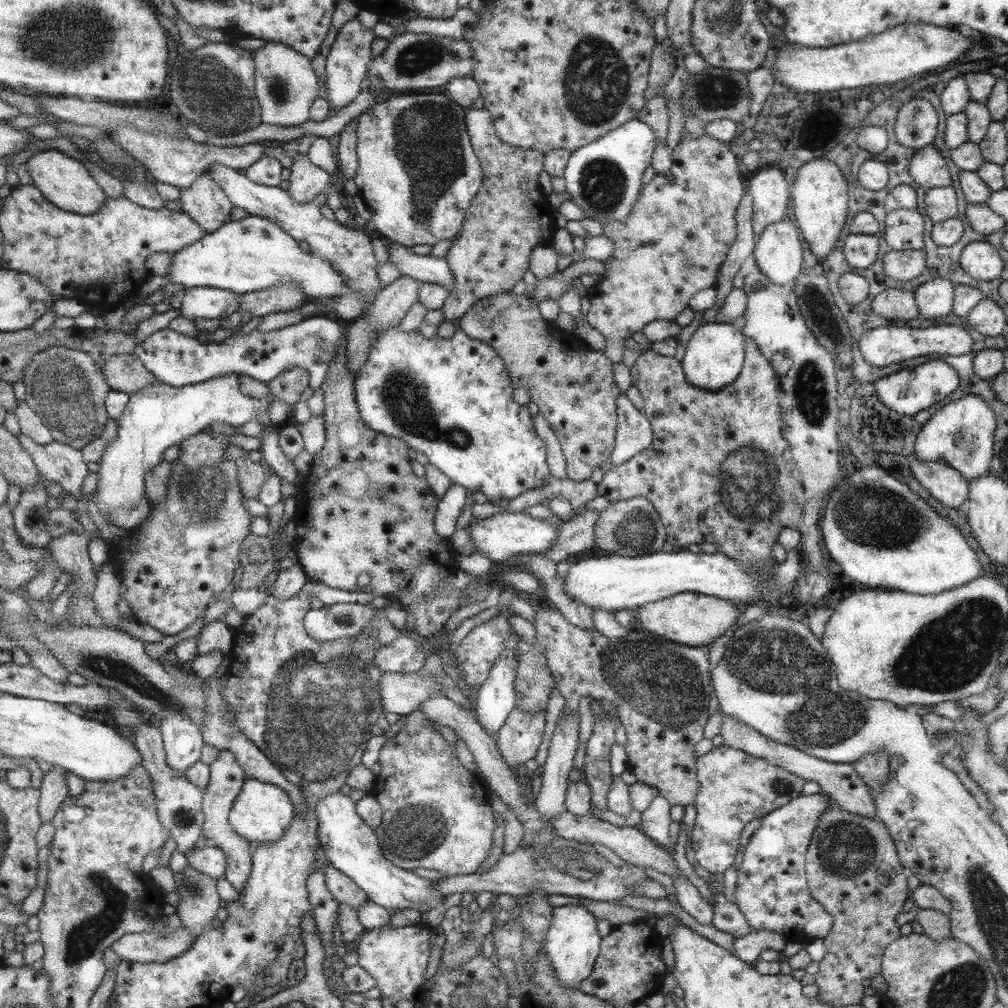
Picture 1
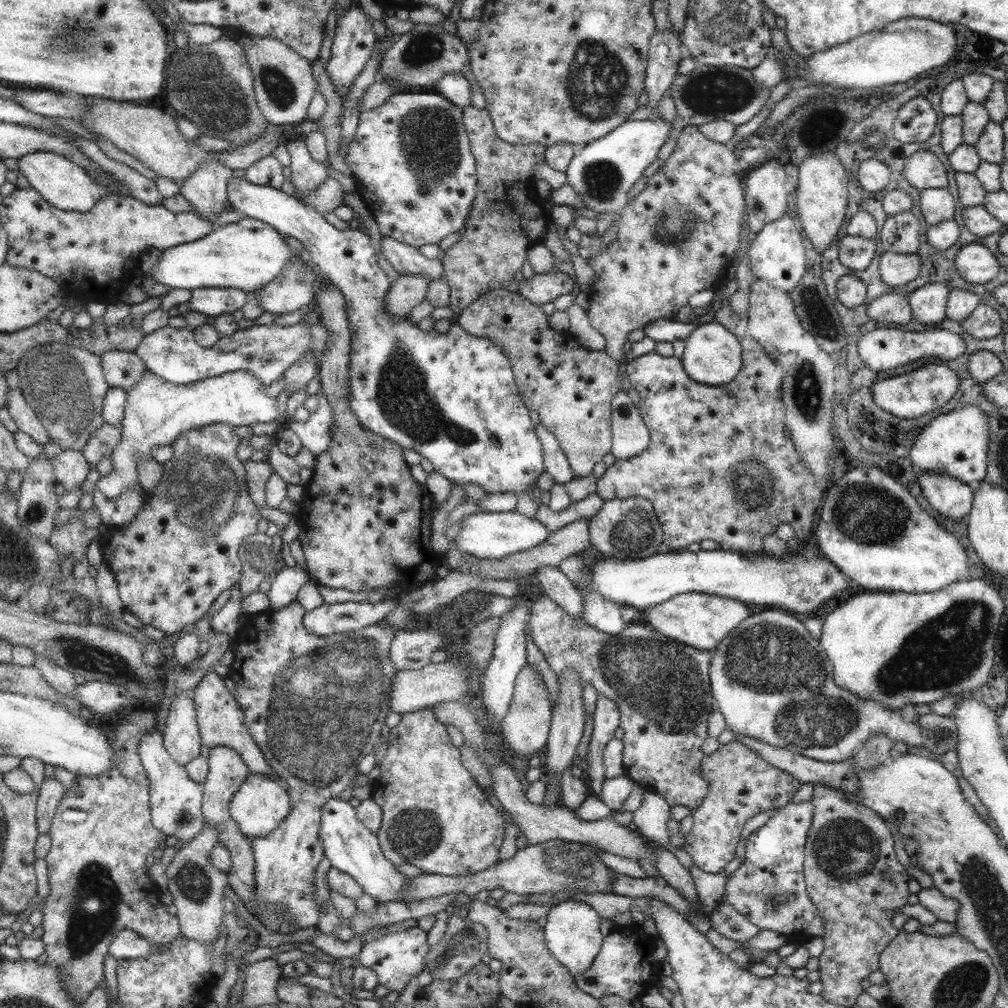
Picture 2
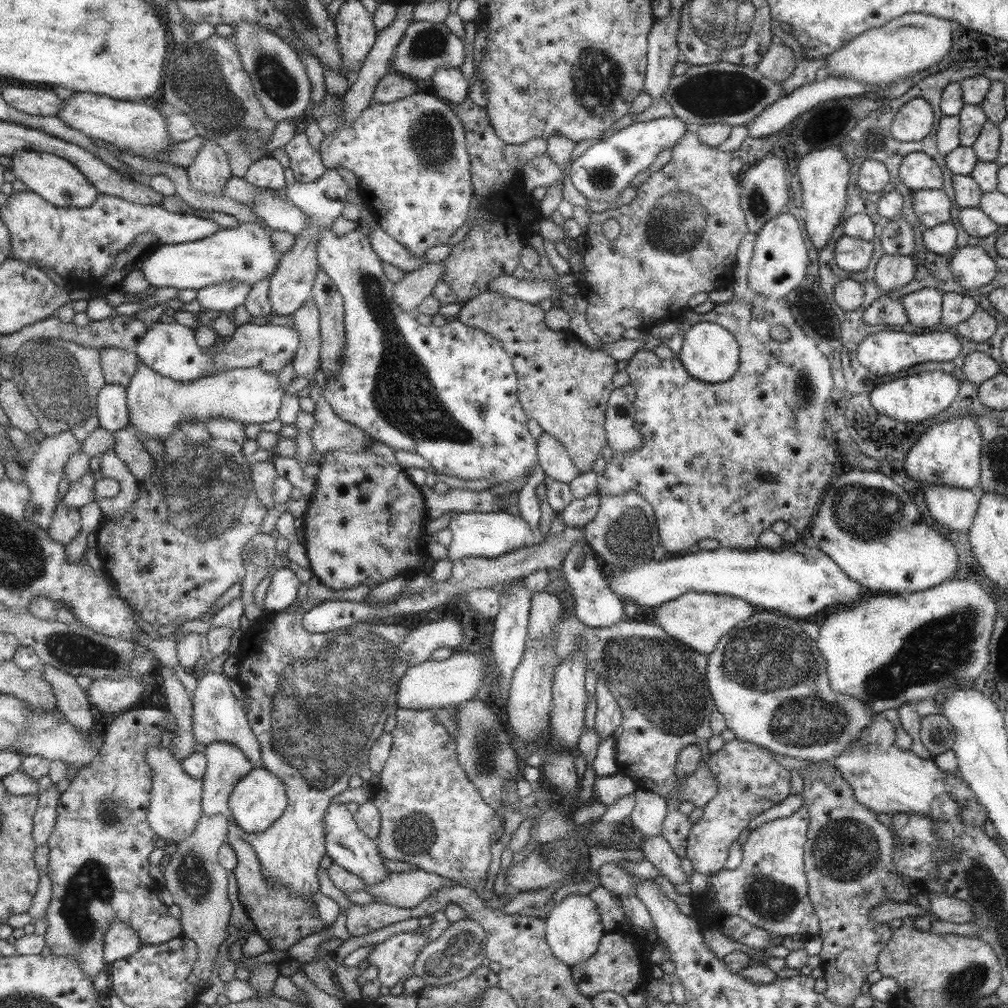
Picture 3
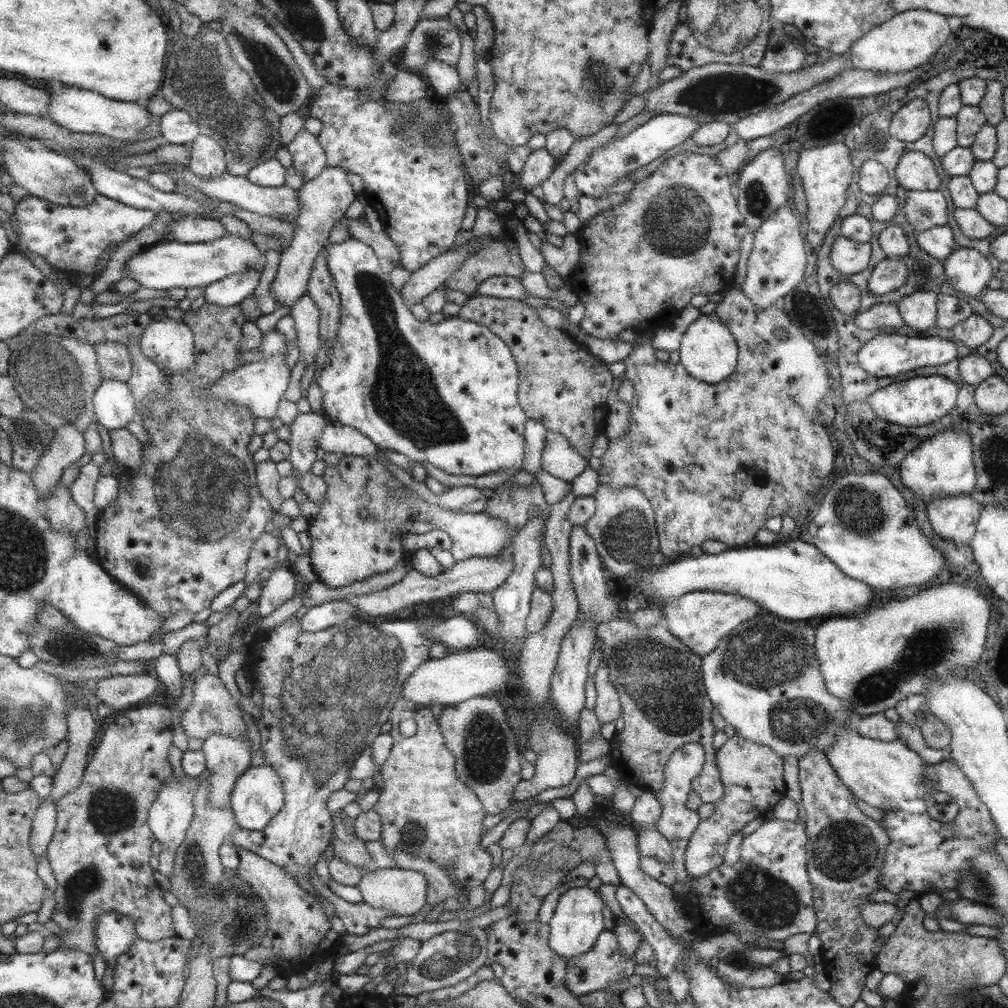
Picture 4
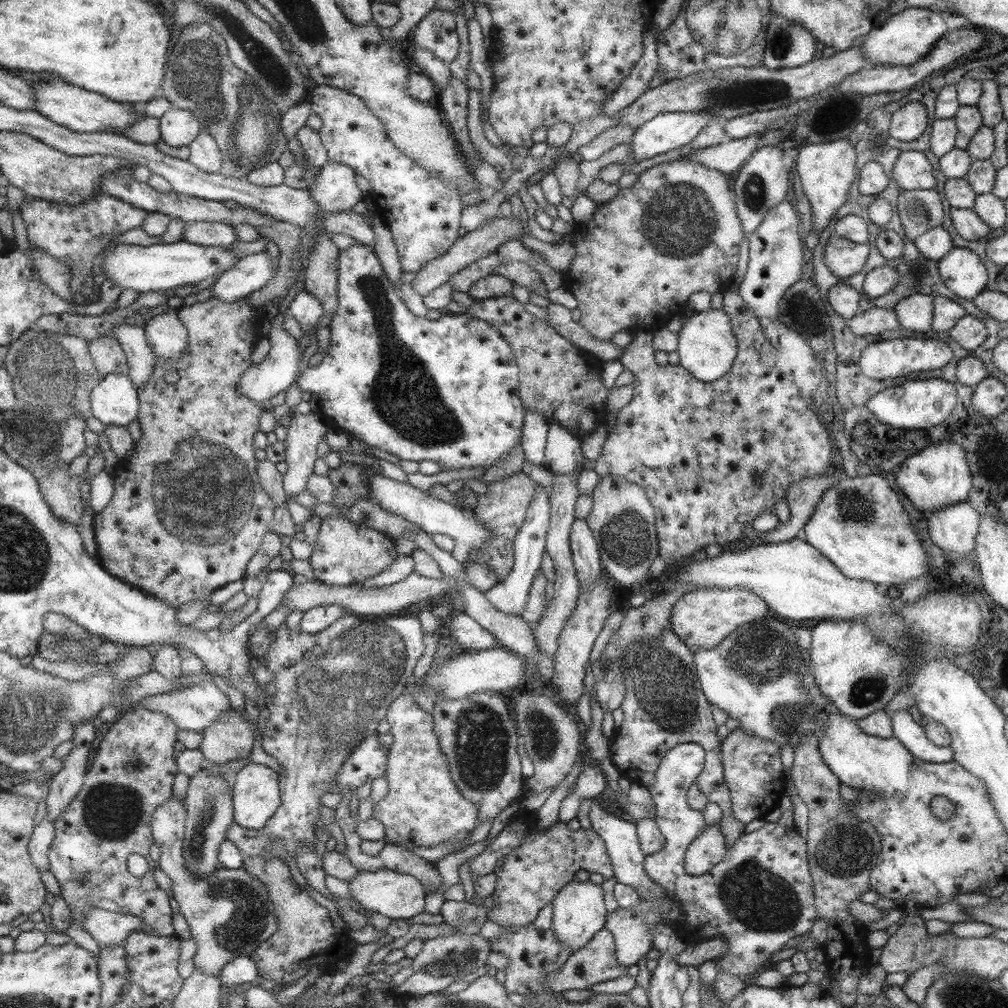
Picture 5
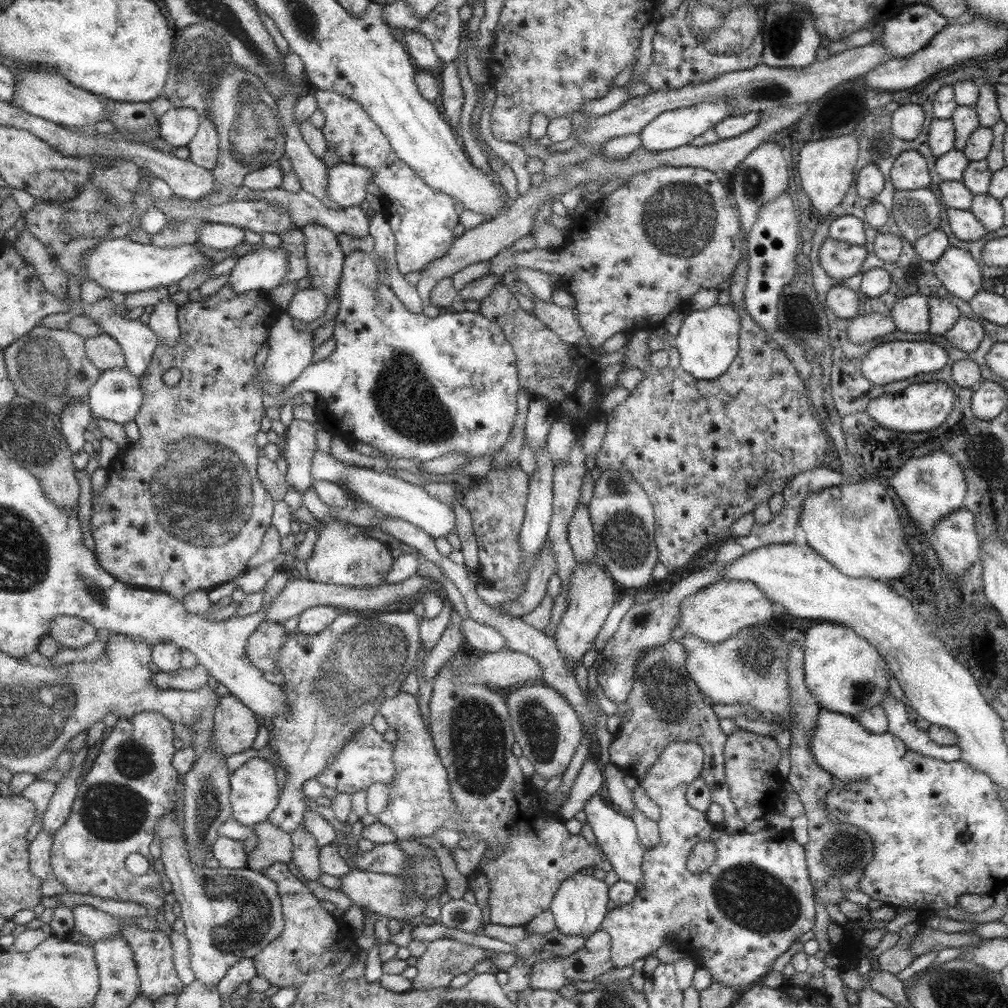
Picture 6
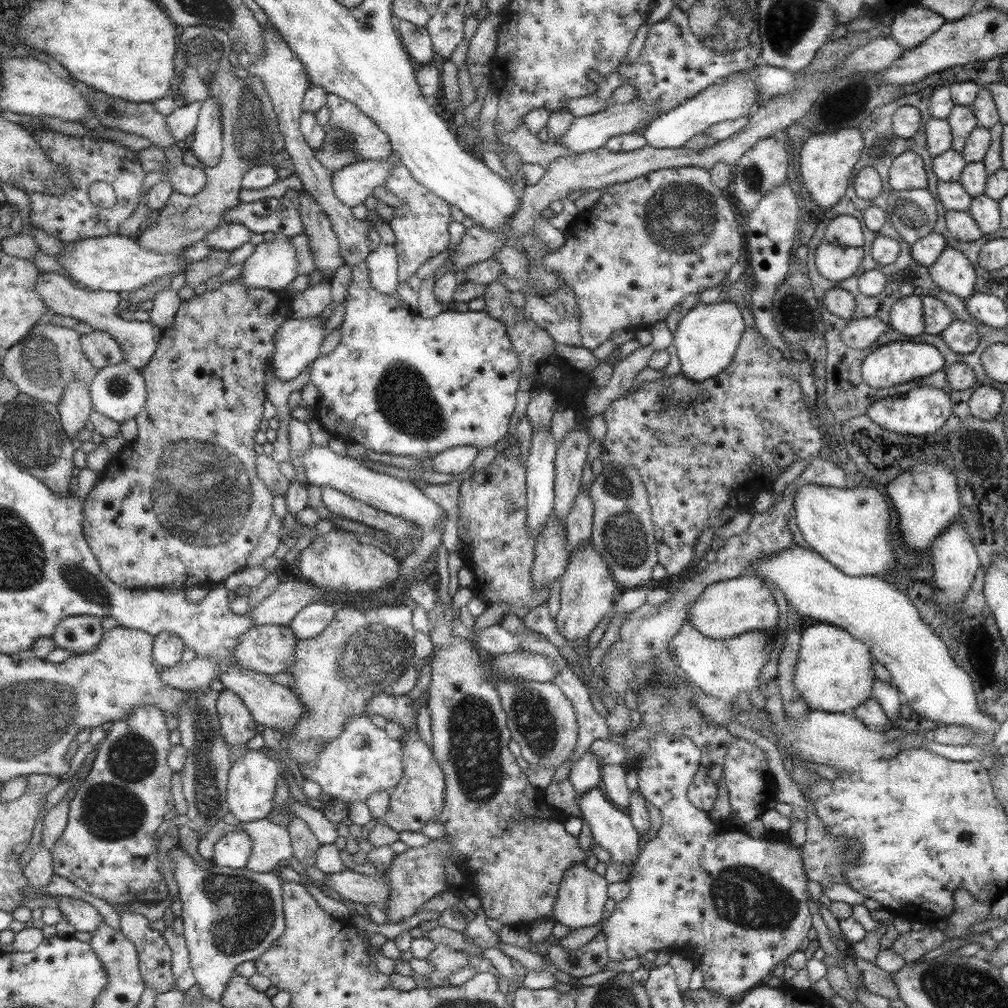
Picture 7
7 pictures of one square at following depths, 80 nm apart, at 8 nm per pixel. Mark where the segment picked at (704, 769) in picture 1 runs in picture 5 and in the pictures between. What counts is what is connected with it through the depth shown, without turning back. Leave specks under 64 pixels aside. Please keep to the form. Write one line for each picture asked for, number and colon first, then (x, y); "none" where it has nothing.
2: (741, 784)
3: (749, 781)
4: (751, 773)
5: (752, 771)

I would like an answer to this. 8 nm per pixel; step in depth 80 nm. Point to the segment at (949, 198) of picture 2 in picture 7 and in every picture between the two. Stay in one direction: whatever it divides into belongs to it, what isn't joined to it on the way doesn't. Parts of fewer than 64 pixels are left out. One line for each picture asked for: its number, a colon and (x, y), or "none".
3: (931, 208)
4: (925, 209)
5: (918, 210)
6: (916, 212)
7: (912, 214)

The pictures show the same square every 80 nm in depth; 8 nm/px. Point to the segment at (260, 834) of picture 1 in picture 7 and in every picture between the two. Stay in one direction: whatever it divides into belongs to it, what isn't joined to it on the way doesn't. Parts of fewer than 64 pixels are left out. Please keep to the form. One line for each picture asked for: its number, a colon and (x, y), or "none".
2: (262, 804)
3: (260, 799)
4: (259, 795)
5: (257, 796)
6: (255, 793)
7: (254, 778)

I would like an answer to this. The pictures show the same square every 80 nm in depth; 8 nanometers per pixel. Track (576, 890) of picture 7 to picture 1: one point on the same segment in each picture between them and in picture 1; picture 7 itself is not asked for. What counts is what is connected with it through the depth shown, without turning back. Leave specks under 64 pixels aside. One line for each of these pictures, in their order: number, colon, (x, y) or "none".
1: (571, 943)
2: (571, 929)
3: (573, 930)
4: (576, 922)
5: (578, 912)
6: (578, 907)

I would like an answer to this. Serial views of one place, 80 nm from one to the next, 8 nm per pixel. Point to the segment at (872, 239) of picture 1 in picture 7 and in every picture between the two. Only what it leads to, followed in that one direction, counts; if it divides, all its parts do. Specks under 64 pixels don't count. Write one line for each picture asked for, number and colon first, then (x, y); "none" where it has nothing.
2: (855, 253)
3: (851, 255)
4: (846, 256)
5: (843, 258)
6: (839, 260)
7: (834, 263)

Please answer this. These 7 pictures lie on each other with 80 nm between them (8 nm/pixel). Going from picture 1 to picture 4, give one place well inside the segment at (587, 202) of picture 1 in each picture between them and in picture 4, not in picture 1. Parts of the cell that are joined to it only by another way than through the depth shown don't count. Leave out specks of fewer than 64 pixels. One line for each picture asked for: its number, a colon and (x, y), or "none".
2: (600, 173)
3: (607, 165)
4: (605, 166)

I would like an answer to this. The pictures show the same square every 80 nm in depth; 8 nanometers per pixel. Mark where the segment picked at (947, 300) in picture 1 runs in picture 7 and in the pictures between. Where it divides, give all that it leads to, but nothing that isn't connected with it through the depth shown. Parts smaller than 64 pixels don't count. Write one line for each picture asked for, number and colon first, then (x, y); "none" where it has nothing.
2: (927, 303)
3: (922, 308)
4: (917, 310)
5: (914, 312)
6: (910, 314)
7: (905, 316)

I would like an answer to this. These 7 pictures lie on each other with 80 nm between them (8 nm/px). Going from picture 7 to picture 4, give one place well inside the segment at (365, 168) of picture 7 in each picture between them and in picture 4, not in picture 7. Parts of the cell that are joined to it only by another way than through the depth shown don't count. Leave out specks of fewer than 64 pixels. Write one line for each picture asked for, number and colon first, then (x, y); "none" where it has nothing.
4: (324, 200)
5: (336, 189)
6: (348, 184)

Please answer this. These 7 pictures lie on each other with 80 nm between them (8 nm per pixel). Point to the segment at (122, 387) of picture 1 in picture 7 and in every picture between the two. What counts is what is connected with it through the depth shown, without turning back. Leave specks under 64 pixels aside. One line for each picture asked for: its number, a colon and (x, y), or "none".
2: (123, 369)
3: (119, 365)
4: (114, 359)
5: (108, 355)
6: (105, 351)
7: (101, 348)

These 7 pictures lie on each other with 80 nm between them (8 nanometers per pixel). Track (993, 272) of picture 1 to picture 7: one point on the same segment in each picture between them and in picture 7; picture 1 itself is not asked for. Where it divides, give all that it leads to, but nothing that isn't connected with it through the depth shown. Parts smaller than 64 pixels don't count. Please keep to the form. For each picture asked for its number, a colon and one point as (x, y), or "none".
2: (974, 262)
3: (970, 266)
4: (965, 269)
5: (960, 270)
6: (956, 270)
7: (952, 272)

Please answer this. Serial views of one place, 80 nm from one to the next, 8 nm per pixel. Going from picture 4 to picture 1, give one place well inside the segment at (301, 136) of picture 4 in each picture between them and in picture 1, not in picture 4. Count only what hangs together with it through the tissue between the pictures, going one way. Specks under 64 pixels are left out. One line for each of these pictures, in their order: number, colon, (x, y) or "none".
1: (308, 181)
2: (308, 173)
3: (308, 165)

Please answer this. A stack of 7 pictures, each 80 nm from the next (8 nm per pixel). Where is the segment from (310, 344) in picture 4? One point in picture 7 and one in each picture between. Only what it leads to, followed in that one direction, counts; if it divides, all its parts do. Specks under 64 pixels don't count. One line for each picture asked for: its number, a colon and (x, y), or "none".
5: (306, 308)
6: (307, 305)
7: (312, 301)

